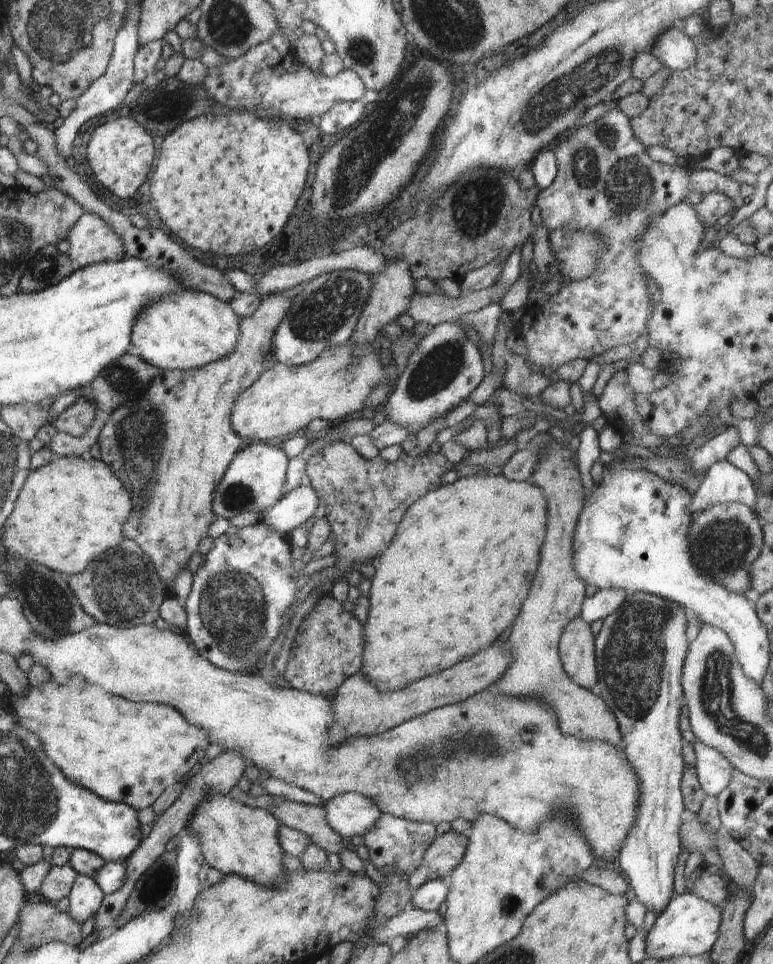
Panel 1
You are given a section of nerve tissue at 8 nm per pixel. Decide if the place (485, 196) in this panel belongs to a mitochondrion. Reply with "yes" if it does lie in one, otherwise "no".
yes

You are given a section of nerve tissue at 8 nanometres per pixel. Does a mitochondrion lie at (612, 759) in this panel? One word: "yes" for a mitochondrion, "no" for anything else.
no

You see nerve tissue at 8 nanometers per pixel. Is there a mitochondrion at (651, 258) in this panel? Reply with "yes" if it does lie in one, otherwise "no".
no

